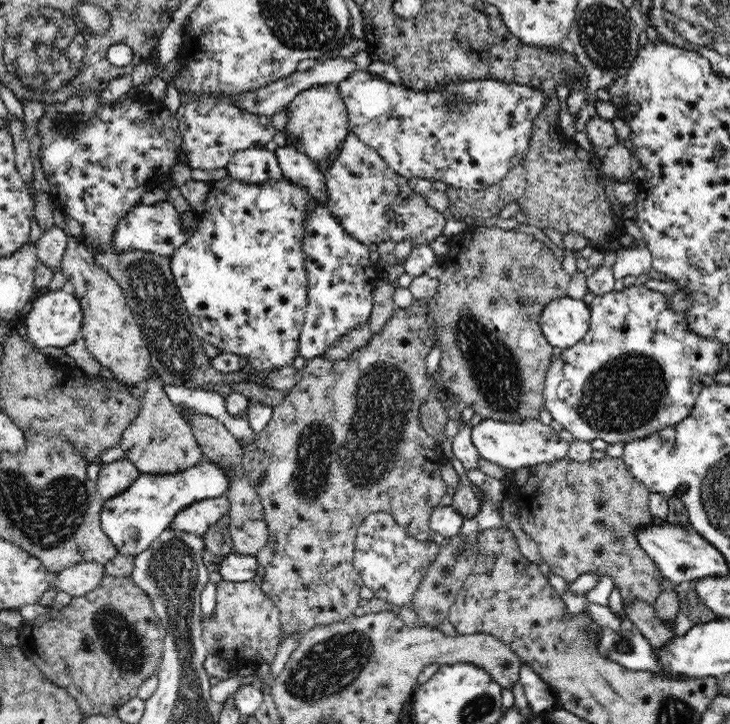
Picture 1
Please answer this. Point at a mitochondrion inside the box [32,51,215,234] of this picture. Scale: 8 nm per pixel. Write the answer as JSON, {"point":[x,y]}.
{"point":[70,124]}

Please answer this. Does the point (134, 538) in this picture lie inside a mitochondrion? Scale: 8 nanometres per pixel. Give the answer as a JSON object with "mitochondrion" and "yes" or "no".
{"mitochondrion":"yes"}

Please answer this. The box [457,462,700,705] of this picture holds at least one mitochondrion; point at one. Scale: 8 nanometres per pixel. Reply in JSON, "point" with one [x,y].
{"point":[622,646]}

